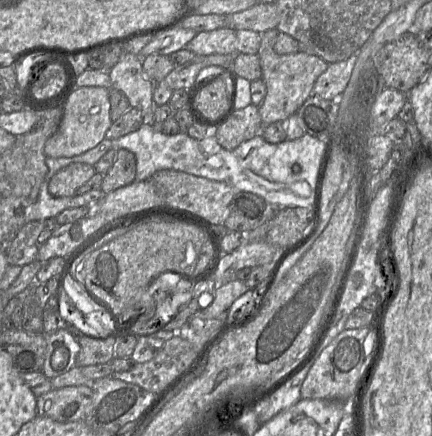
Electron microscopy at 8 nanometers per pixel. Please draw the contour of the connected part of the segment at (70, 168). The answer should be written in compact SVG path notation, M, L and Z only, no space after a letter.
M75 162L60 169L49 181L48 188L55 197L72 197L89 181L96 171L94 166Z

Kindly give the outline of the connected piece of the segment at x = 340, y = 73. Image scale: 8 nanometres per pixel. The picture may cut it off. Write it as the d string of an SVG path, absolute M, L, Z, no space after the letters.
M357 54L331 63L315 82L313 94L325 100L340 98L344 93L357 62Z

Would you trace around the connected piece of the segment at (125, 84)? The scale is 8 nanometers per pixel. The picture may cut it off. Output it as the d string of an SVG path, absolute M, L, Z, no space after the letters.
M124 52L119 62L109 72L111 86L123 92L131 107L153 112L158 107L153 100L155 83L148 78L142 67L142 59Z

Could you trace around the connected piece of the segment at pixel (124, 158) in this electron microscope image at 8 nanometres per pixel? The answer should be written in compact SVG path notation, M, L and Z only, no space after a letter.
M126 149L117 151L112 167L103 177L100 189L104 194L110 193L118 188L129 185L136 180L136 158Z

